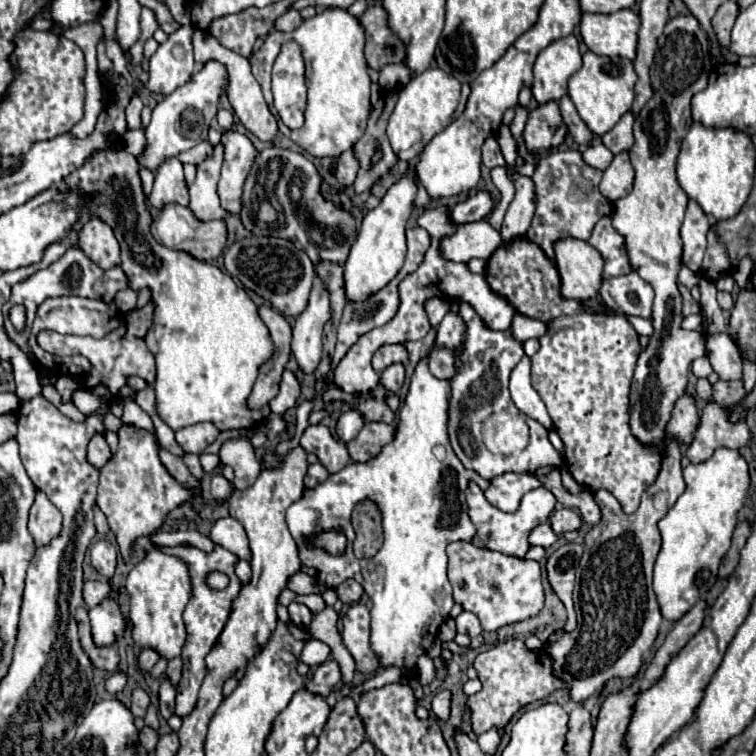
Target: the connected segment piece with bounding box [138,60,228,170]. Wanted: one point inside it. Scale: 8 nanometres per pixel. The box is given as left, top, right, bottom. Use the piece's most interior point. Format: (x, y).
(181, 120)

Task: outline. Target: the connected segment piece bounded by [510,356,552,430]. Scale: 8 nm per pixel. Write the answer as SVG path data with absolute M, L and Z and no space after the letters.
M524 356L512 370L510 394L520 412L538 420L546 430L552 430L552 418L548 416L548 410L546 410L542 398L530 384L530 358L528 356Z

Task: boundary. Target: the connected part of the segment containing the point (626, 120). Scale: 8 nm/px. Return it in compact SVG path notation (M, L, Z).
M628 112L620 118L620 122L602 136L602 144L612 152L628 152L634 144L634 136L632 136L632 124L634 124L634 116Z

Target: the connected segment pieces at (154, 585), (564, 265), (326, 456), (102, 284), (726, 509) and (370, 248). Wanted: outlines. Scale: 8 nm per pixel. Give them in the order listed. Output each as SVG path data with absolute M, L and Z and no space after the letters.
M152 548L146 554L146 560L130 570L126 578L126 590L130 592L130 624L136 646L152 648L166 660L172 660L180 654L180 646L184 646L186 638L182 612L188 604L190 588L188 566L184 566L184 562L180 562L176 556L162 554L158 548Z
M564 238L556 242L556 266L560 274L560 294L566 300L596 298L602 286L600 270L604 260L588 242Z
M322 424L308 426L300 438L300 446L304 446L306 452L316 454L330 474L334 474L336 470L342 470L350 462L350 454L346 446L334 440L330 430Z
M70 246L64 256L60 260L56 260L52 266L48 266L46 270L38 270L34 272L30 278L18 282L12 286L12 294L10 294L10 300L2 306L2 314L6 318L8 310L14 306L14 304L24 304L26 306L26 312L28 312L28 322L26 322L26 330L16 334L16 330L12 330L12 324L8 322L8 318L4 320L4 330L6 330L6 336L30 358L34 360L34 354L30 350L30 344L28 344L28 336L30 336L30 328L32 328L32 322L34 322L34 316L36 316L36 310L38 306L46 300L46 298L60 298L60 296L84 296L84 298L96 298L96 300L104 300L104 302L112 302L112 298L116 296L118 290L124 290L128 288L128 278L124 274L124 270L120 266L114 266L110 270L102 270L100 266L96 266L90 258L86 258L76 246Z
M718 448L712 458L684 468L686 490L676 504L660 518L662 546L654 564L654 592L662 618L680 620L714 584L722 556L730 548L730 538L738 522L738 510L748 492L748 464L738 450Z
M408 170L402 174L384 194L380 204L366 212L360 232L356 236L356 242L350 248L350 254L344 264L344 282L346 282L346 296L352 300L368 298L368 294L374 294L376 290L384 288L400 270L404 264L404 254L406 254L406 222L412 214L414 208L414 198L416 198L416 172Z

